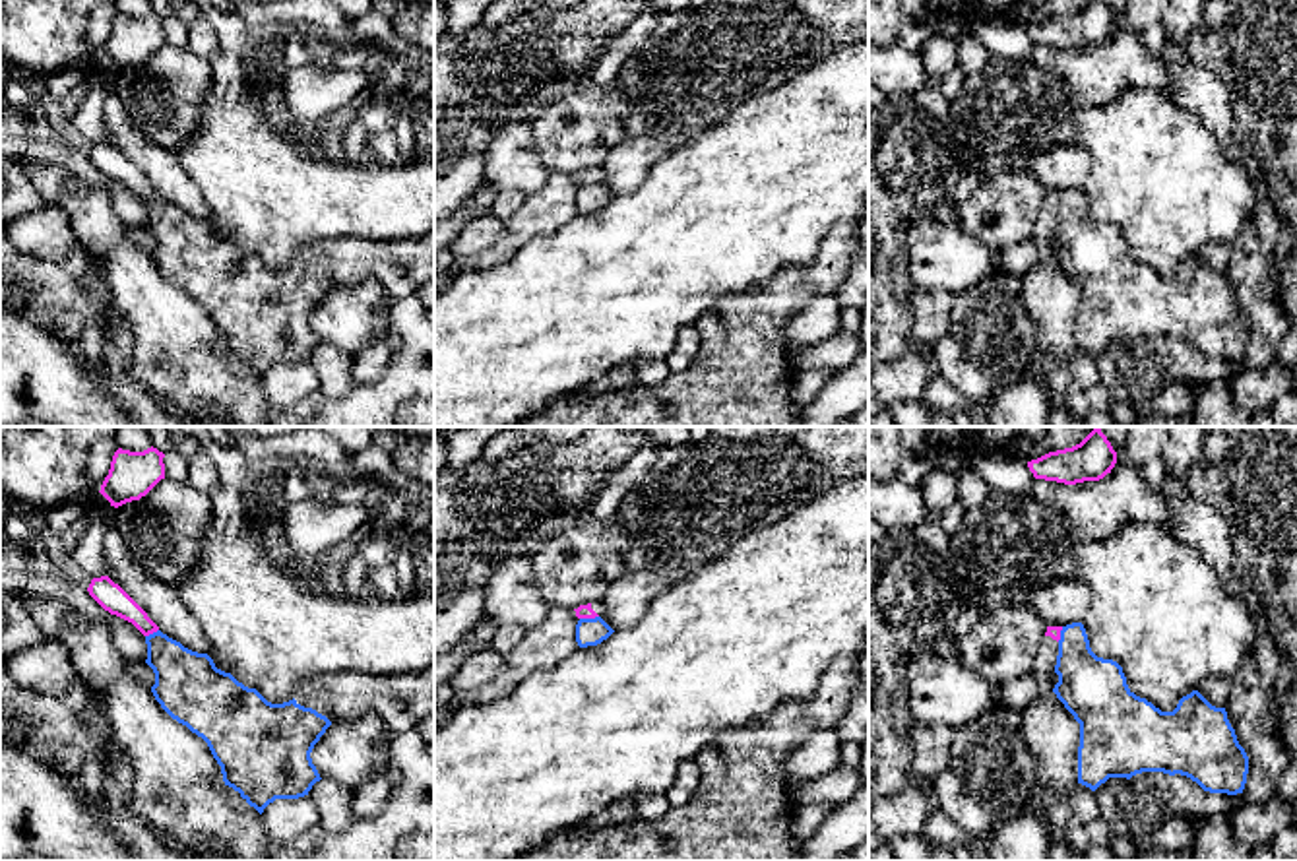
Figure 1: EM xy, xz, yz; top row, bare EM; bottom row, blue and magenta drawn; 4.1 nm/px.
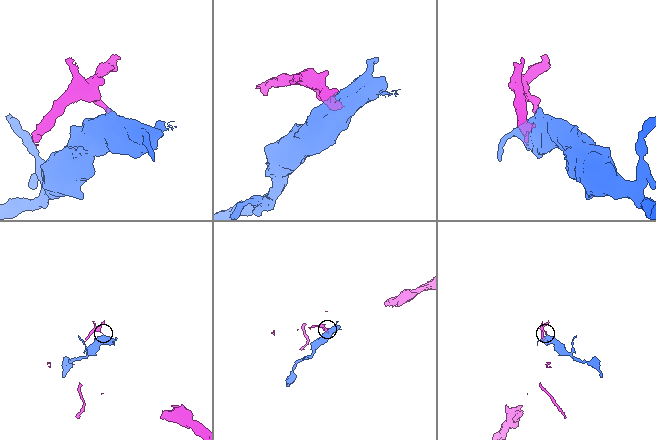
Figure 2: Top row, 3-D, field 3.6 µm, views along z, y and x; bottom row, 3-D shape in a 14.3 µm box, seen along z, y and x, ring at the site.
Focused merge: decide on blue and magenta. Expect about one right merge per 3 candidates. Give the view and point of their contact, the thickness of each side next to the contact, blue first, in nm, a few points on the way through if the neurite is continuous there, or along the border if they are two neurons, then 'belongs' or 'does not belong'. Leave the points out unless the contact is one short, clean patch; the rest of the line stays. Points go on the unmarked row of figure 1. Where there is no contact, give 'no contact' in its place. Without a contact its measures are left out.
contact xz (588, 185); calibres 110 and 60 nm; border xz (598, 181), (580, 185); does not belong

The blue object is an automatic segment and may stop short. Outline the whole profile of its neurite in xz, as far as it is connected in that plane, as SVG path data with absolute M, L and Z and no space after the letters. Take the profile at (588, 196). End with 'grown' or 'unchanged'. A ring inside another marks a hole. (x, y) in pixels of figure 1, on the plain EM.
M580 184L576 190L576 207L580 213L597 211L615 196L601 184Z | unchanged

